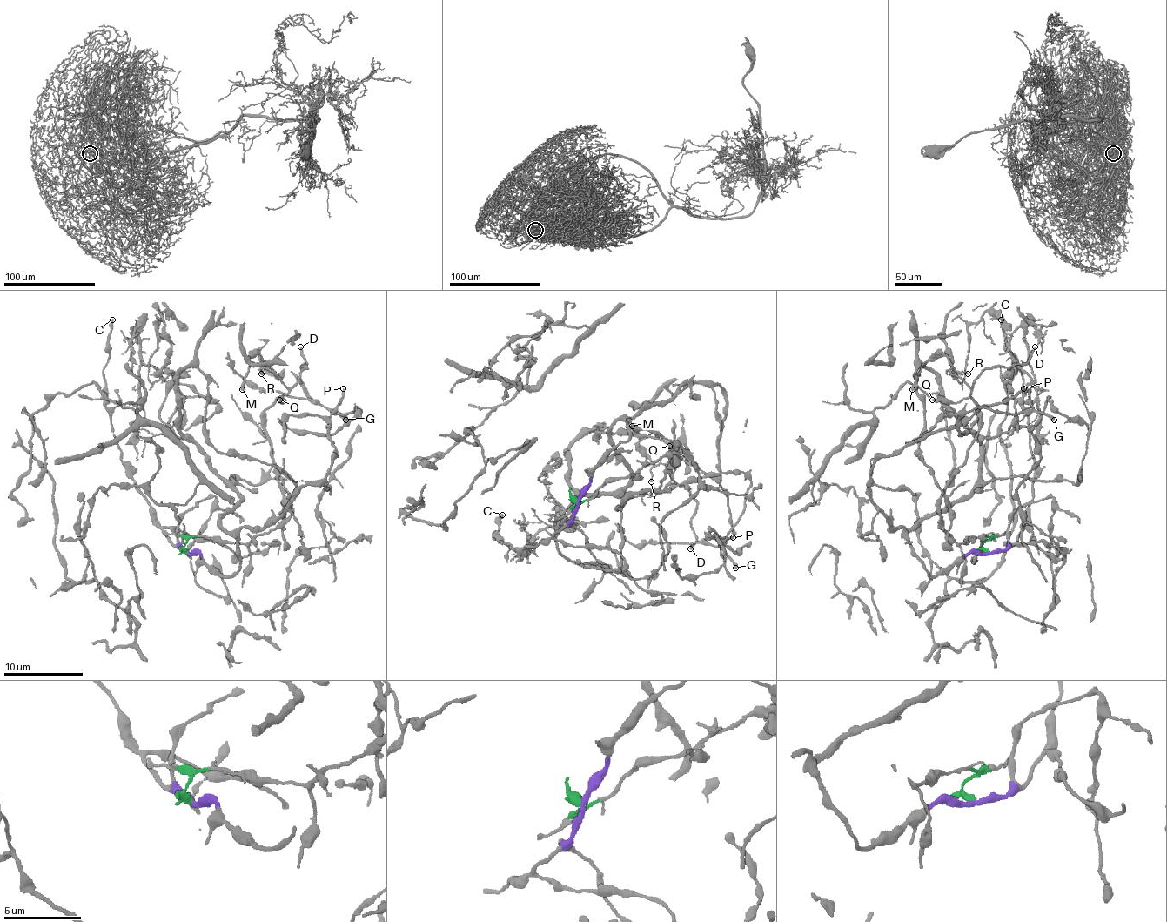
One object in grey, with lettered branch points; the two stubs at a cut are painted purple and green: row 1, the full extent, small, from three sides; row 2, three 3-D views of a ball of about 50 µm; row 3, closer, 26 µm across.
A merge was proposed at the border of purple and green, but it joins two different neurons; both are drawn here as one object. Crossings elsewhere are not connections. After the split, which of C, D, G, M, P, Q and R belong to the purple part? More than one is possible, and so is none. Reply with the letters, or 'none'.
C, G, P

